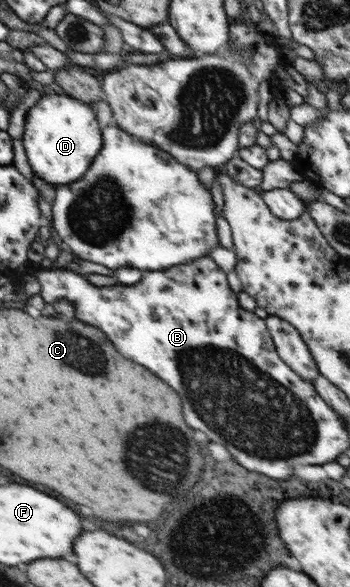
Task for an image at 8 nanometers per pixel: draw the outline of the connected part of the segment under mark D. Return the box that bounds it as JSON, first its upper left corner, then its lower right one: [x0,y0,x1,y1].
[21,94,104,186]

